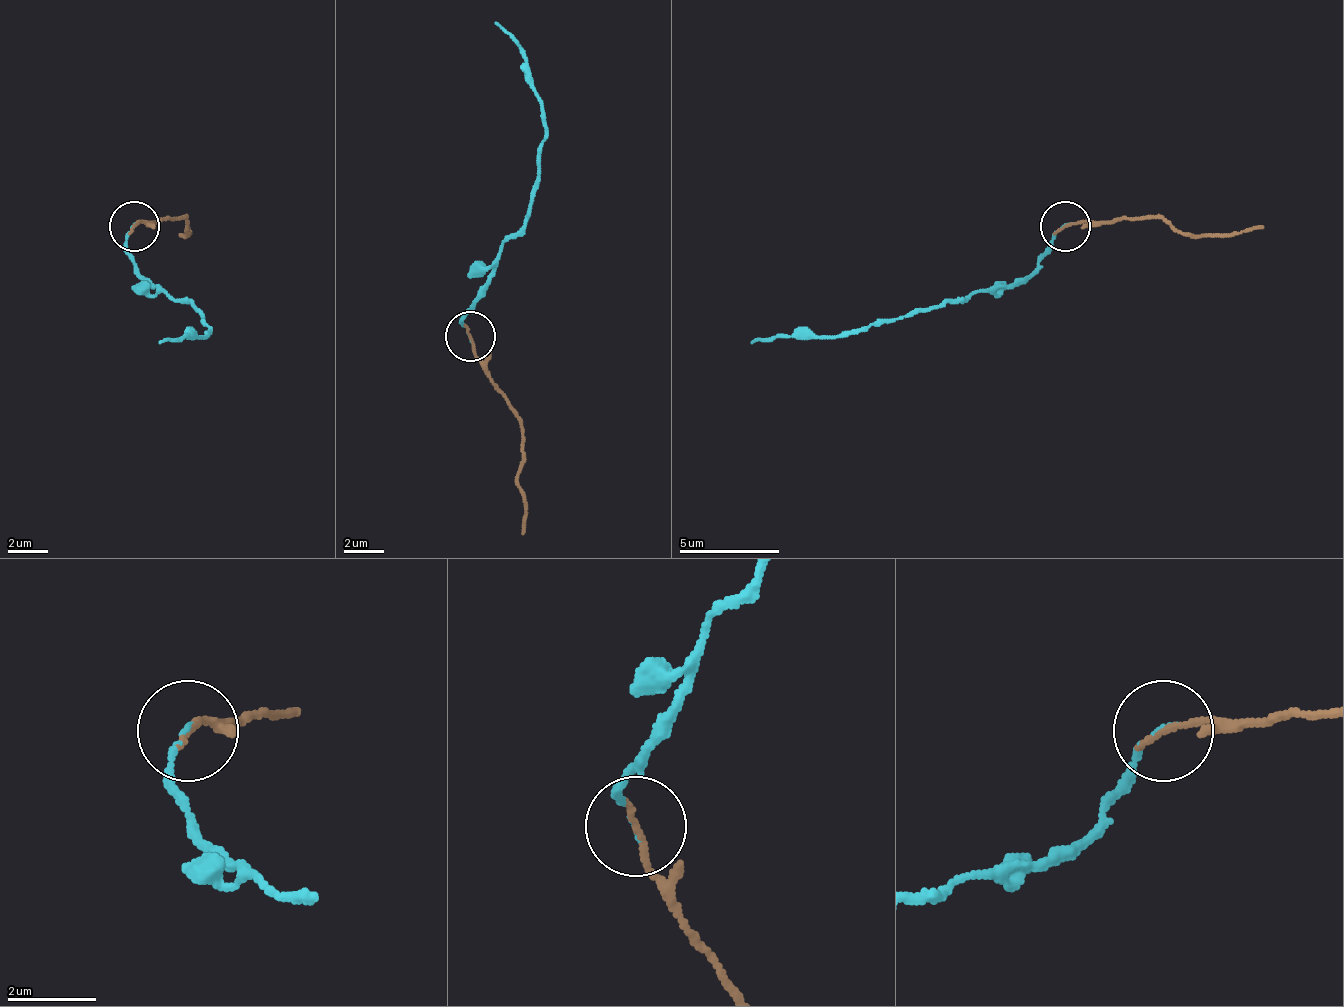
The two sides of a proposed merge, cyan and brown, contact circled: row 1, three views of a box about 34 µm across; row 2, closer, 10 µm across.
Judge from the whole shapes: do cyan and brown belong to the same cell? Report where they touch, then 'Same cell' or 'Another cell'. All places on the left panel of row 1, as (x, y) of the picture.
Place: (134, 226). Another cell

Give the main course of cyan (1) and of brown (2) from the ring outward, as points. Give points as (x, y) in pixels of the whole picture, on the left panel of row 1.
1: (132, 225), (127, 260), (147, 280), (193, 305), (208, 325), (193, 335), (157, 345)
2: (132, 225), (188, 220), (183, 235), (188, 225)

